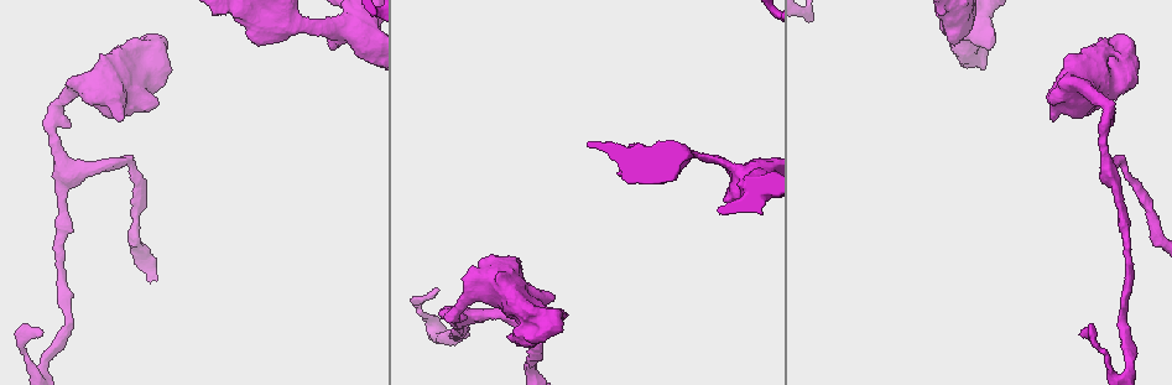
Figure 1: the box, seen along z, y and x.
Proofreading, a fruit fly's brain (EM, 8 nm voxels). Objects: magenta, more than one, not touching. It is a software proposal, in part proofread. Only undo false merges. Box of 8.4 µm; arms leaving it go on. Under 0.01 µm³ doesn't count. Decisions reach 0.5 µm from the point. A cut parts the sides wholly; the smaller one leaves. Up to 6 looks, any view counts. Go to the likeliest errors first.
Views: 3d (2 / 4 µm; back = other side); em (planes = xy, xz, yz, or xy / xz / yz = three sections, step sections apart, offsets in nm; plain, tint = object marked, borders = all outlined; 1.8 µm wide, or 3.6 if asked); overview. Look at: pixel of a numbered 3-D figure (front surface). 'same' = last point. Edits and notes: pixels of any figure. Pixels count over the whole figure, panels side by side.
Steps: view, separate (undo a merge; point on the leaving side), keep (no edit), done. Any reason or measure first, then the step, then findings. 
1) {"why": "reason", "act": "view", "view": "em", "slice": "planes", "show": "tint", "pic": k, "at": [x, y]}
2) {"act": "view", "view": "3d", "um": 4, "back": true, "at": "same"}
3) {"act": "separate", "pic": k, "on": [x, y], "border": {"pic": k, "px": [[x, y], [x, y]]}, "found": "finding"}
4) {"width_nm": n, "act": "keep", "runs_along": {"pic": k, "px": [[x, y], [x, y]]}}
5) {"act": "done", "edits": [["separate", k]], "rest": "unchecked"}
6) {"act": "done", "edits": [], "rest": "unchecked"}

{"why": "sudden change in width", "act": "view", "view": "3d", "um": 4, "pic": 1, "at": [260, 16]}

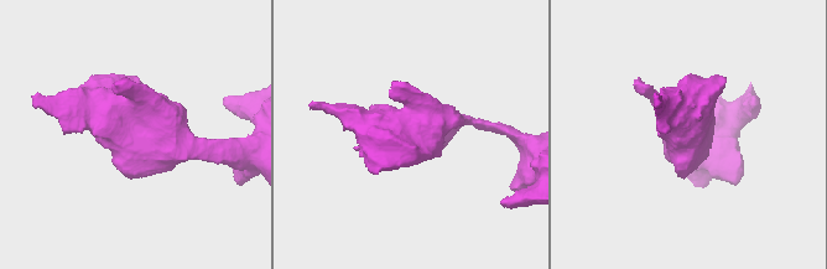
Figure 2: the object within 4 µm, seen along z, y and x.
{"why": "shape alone is not enough", "act": "view", "view": "em", "um": 3.6, "slice": "planes", "show": "borders", "pic": 2, "at": [134, 136]}

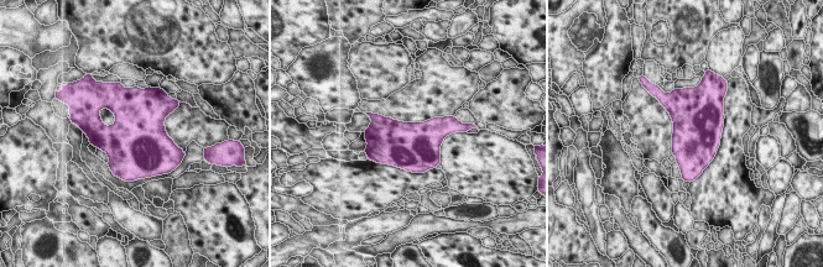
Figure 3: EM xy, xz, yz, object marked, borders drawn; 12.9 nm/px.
{"act": "keep", "found": "all the same cell"}

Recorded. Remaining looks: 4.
{"why": "four arms meet", "act": "view", "view": "3d", "um": 4, "pic": 1, "at": [342, 26]}

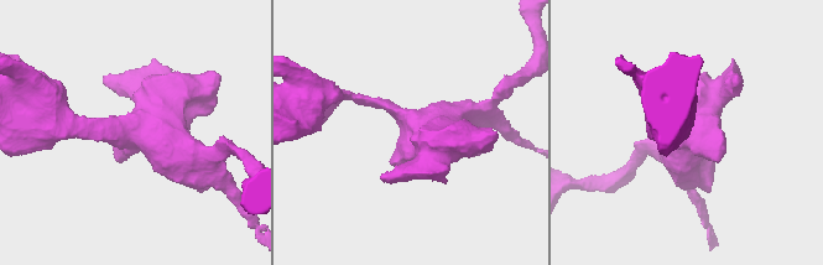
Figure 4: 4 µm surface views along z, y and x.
{"act": "view", "view": "em", "slice": "planes", "show": "tint", "pic": 4, "at": [406, 118]}

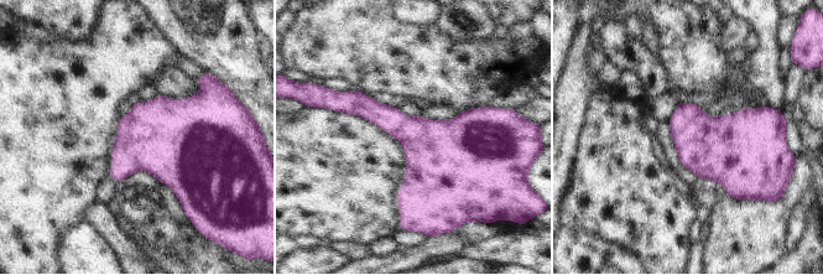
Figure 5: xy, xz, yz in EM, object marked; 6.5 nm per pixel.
{"width_nm": 380, "act": "keep", "found": "one cell here"}

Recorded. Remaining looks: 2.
{"why": "three-way junction", "act": "view", "view": "em", "slice": "planes", "show": "tint", "pic": 1, "at": [63, 170]}

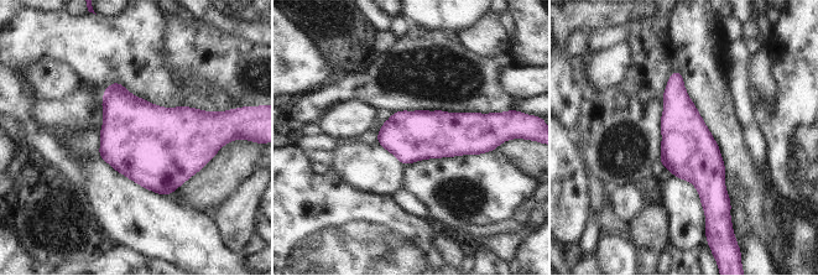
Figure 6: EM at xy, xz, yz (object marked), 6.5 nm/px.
{"act": "keep", "found": "all the same cell"}

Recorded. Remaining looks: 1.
{"act": "done", "edits": [], "rest": "unchecked"}

